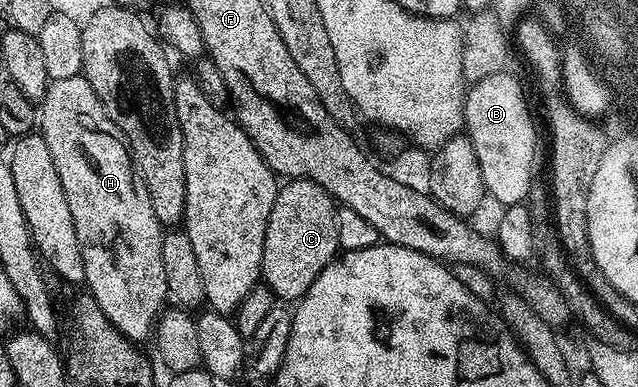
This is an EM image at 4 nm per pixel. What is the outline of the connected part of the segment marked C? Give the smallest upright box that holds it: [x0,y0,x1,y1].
[261,179,341,301]

